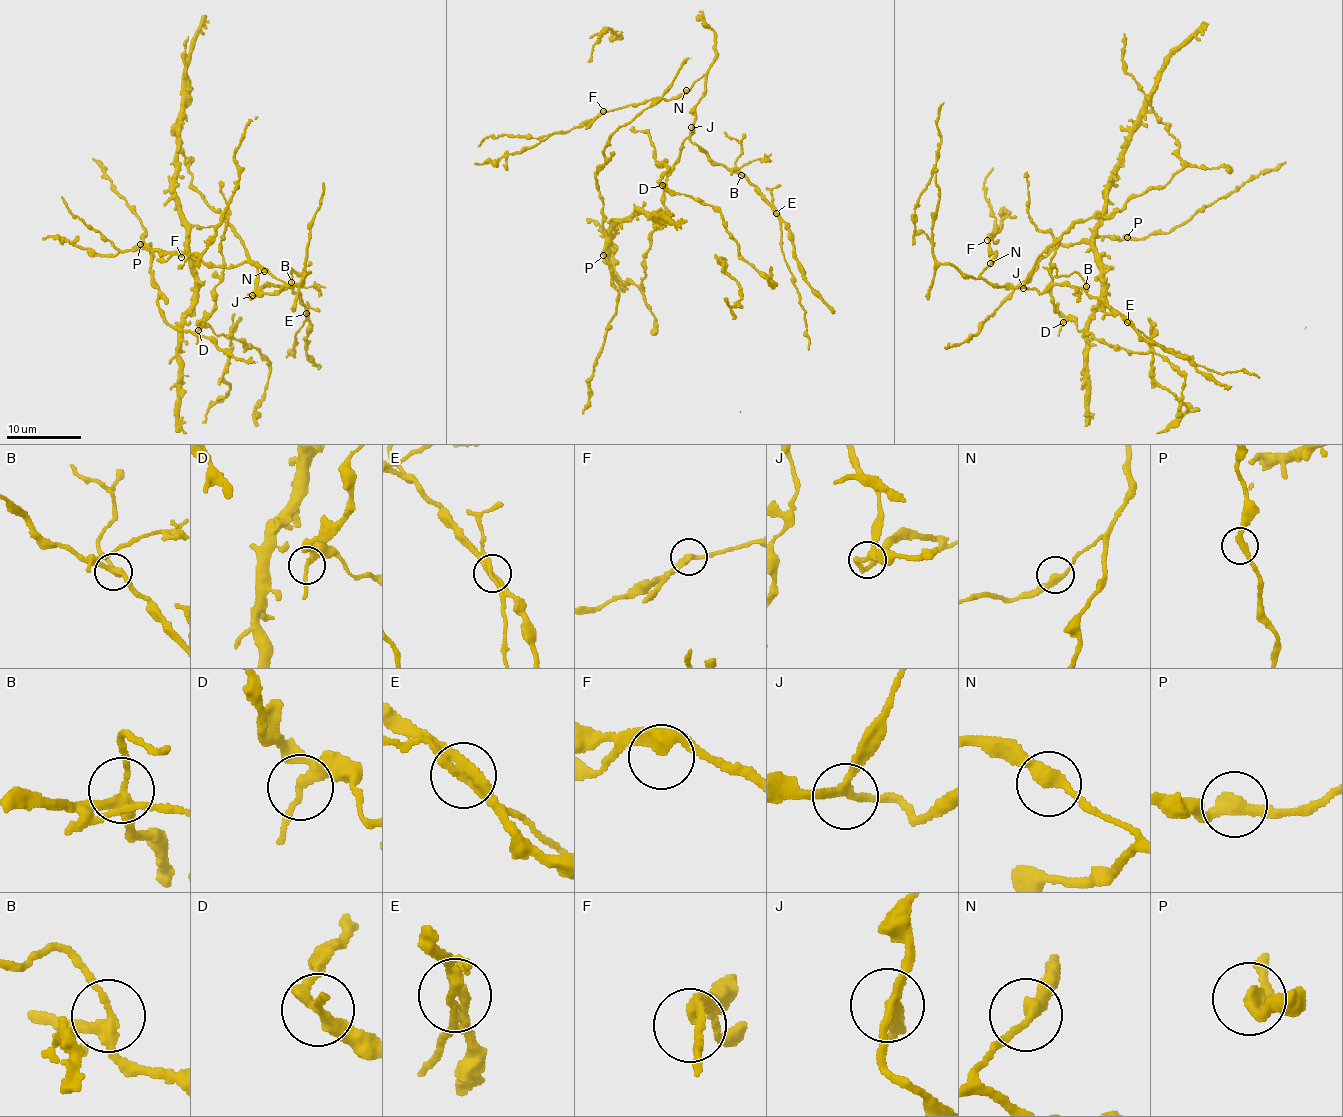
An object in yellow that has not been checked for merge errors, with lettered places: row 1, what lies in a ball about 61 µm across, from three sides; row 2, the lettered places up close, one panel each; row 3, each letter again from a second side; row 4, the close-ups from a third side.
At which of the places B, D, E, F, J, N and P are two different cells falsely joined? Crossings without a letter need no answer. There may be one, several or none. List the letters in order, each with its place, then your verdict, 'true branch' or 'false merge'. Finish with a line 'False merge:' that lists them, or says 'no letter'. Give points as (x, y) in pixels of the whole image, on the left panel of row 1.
B: place (291, 282); false merge
D: place (198, 330); true branch
E: place (306, 313); false merge
F: place (181, 257); true branch
J: place (252, 295); true branch
N: place (264, 271); true branch
P: place (140, 244); true branch
False merge: B, E

